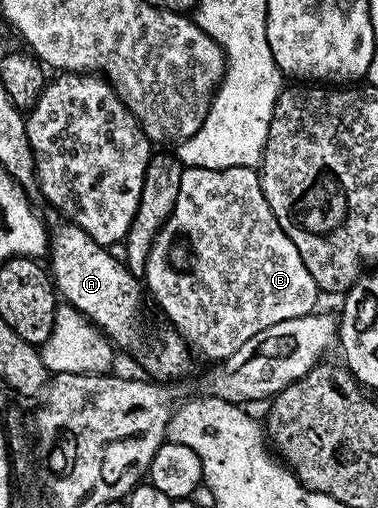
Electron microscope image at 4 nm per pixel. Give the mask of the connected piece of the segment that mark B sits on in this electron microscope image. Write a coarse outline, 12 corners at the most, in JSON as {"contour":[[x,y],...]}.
{"contour":[[244,166],[183,169],[144,280],[197,355],[319,307]]}

